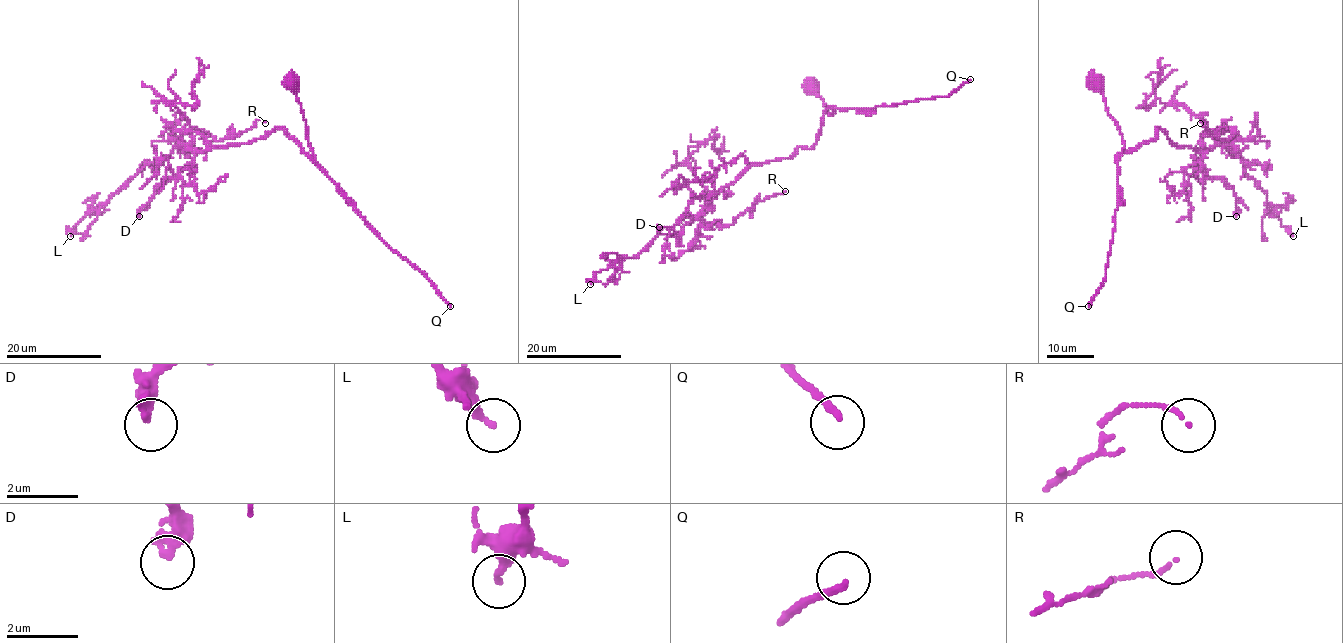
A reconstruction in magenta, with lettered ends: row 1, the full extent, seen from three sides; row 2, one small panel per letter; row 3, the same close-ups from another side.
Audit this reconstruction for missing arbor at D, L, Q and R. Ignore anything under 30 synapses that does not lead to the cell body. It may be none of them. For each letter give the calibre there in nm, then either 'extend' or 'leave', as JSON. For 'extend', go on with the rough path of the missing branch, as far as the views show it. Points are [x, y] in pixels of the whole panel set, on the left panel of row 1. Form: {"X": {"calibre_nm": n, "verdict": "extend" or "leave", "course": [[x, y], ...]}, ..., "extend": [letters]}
{"D": {"calibre_nm": 400, "verdict": "leave"}, "L": {"calibre_nm": 280, "verdict": "leave"}, "Q": {"calibre_nm": 190, "verdict": "extend", "course": [[450, 306], [457, 330], [486, 332], [484, 317], [452, 316], [447, 310], [444, 293], [463, 288]]}, "R": {"calibre_nm": 110, "verdict": "leave"}, "extend": ["Q"]}

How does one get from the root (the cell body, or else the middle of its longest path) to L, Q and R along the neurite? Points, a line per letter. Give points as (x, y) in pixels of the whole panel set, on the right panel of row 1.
L: (1095, 82), (1124, 144), (1117, 160), (1152, 141), (1157, 127), (1178, 146), (1225, 145), (1293, 236)
Q: (1095, 82), (1108, 115), (1120, 132), (1124, 147), (1118, 162), (1118, 207), (1106, 278), (1088, 306)
R: (1095, 82), (1124, 144), (1117, 160), (1157, 127), (1197, 151), (1234, 133), (1223, 140), (1200, 123)

